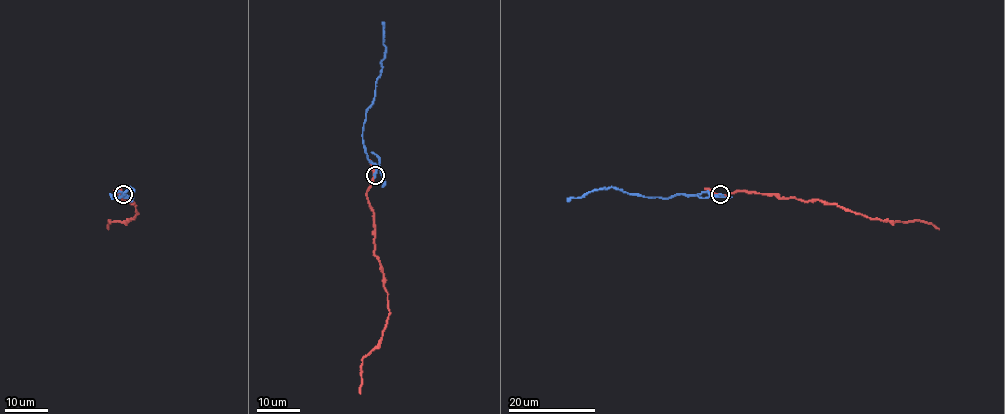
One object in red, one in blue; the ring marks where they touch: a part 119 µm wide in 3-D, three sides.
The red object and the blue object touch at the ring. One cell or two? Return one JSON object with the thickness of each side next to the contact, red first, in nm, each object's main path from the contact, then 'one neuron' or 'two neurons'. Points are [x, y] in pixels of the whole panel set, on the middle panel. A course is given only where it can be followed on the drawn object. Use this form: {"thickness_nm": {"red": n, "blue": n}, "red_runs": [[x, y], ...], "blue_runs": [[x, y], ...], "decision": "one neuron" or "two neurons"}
{"thickness_nm": {"red": 280, "blue": 360}, "red_runs": [[374, 175], [367, 199], [373, 212], [374, 255], [380, 263], [389, 315], [381, 342], [362, 359], [360, 394]], "blue_runs": [[374, 175], [375, 165], [366, 153], [362, 131], [366, 110], [372, 103], [384, 58], [382, 22]], "decision": "two neurons"}

